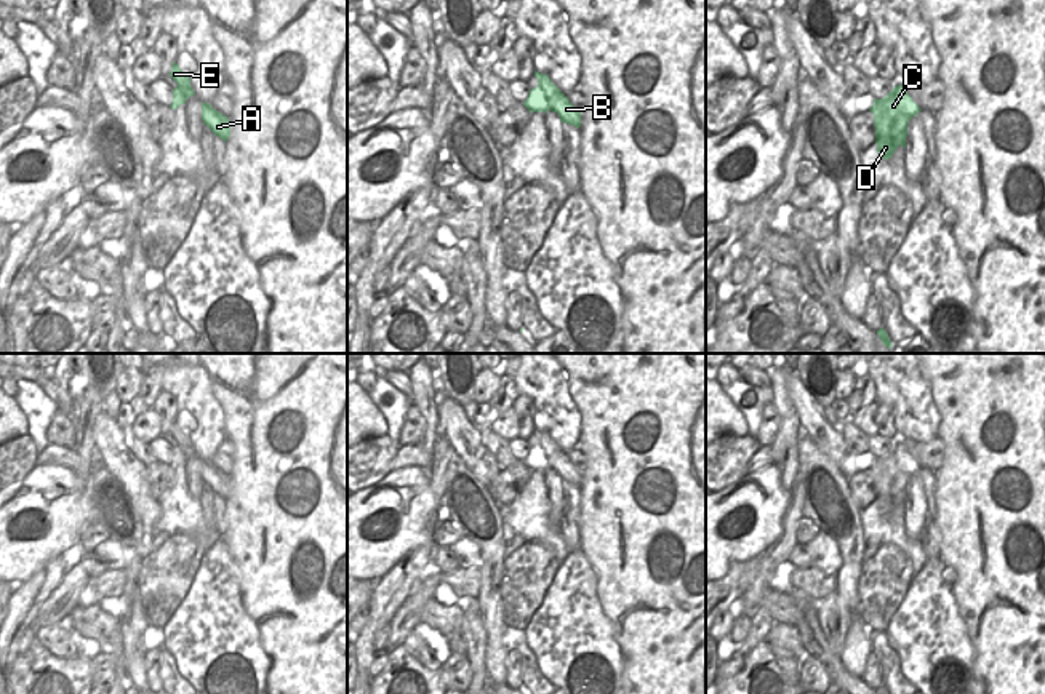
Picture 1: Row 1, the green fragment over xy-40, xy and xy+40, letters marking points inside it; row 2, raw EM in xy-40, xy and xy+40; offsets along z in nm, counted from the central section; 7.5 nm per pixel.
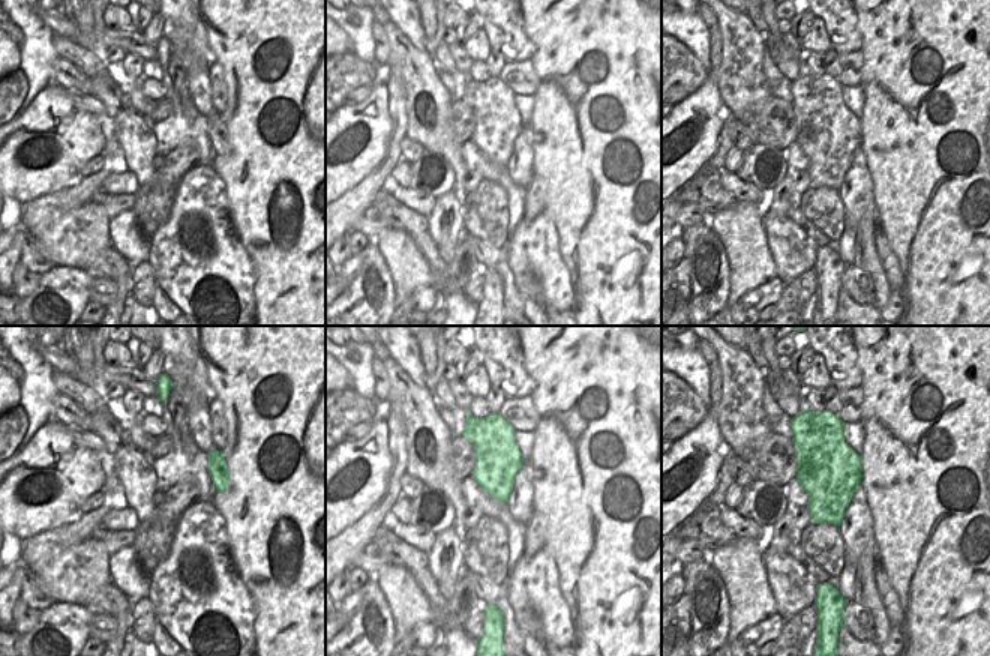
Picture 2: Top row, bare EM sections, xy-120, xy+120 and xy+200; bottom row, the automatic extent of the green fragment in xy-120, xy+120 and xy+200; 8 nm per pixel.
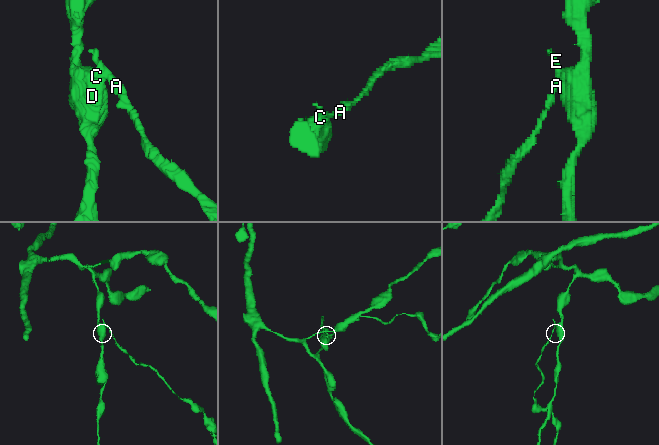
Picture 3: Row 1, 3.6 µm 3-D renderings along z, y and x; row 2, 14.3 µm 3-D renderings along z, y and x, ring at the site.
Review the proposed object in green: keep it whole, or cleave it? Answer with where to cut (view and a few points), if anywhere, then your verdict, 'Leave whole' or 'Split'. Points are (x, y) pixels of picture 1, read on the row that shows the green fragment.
Split along xy (538, 83), (559, 112). Split

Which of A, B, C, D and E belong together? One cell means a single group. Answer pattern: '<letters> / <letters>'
A B E / C D

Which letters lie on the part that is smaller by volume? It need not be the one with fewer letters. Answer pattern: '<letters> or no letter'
A, B, E

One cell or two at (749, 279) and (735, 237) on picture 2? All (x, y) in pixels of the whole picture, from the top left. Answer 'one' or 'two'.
one

